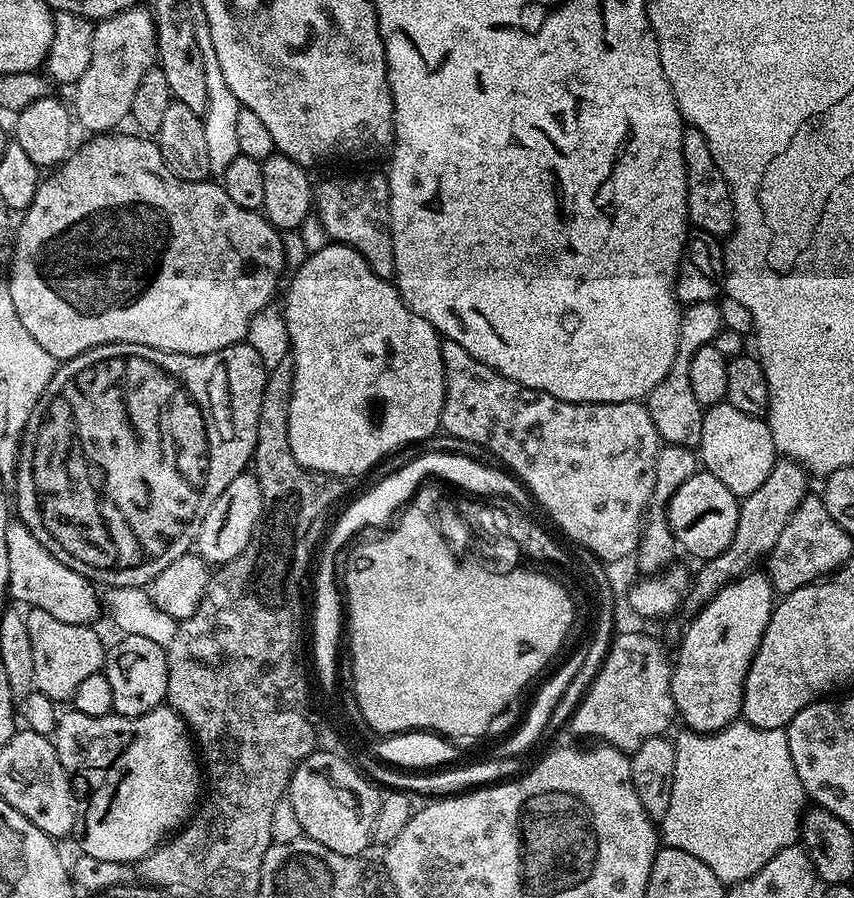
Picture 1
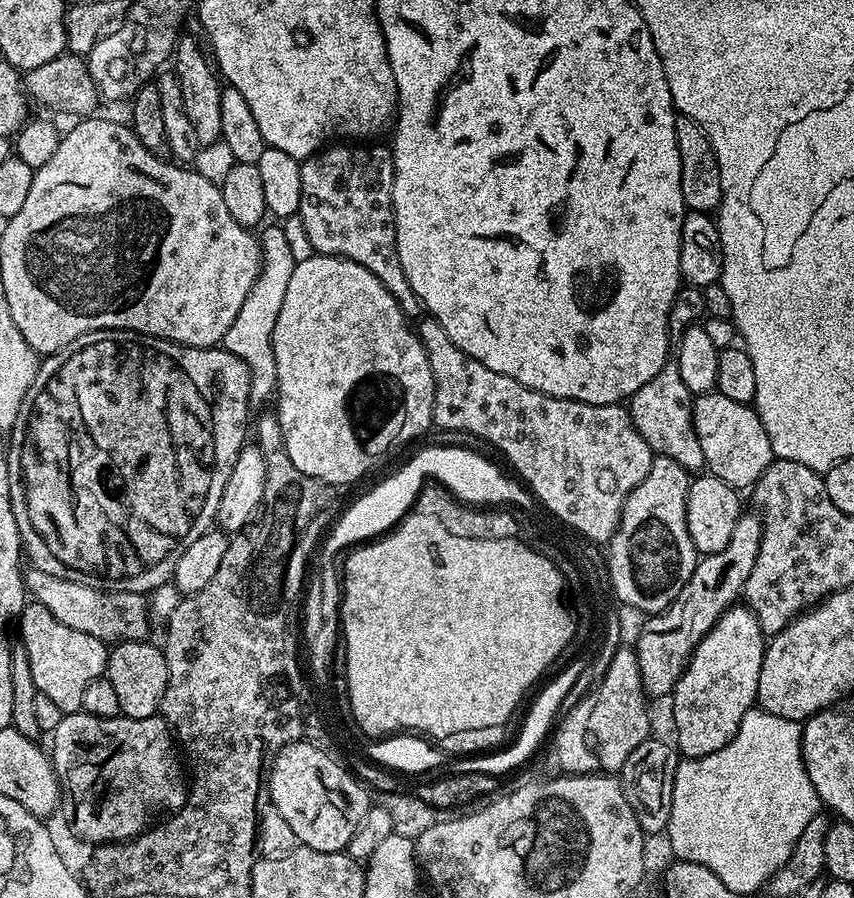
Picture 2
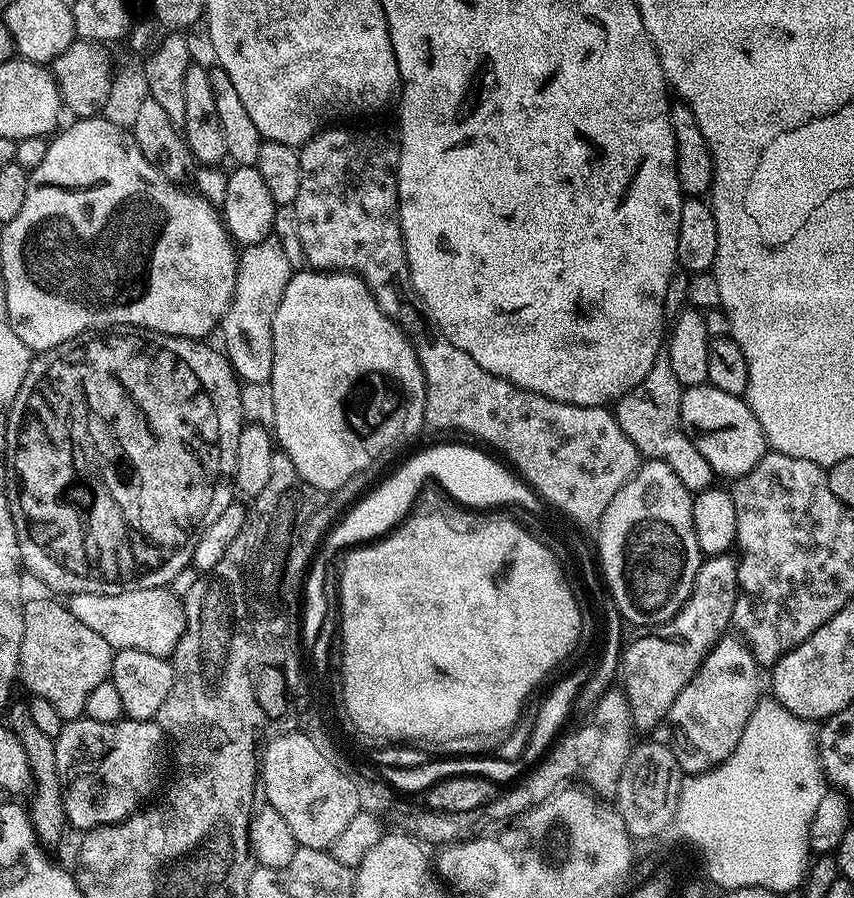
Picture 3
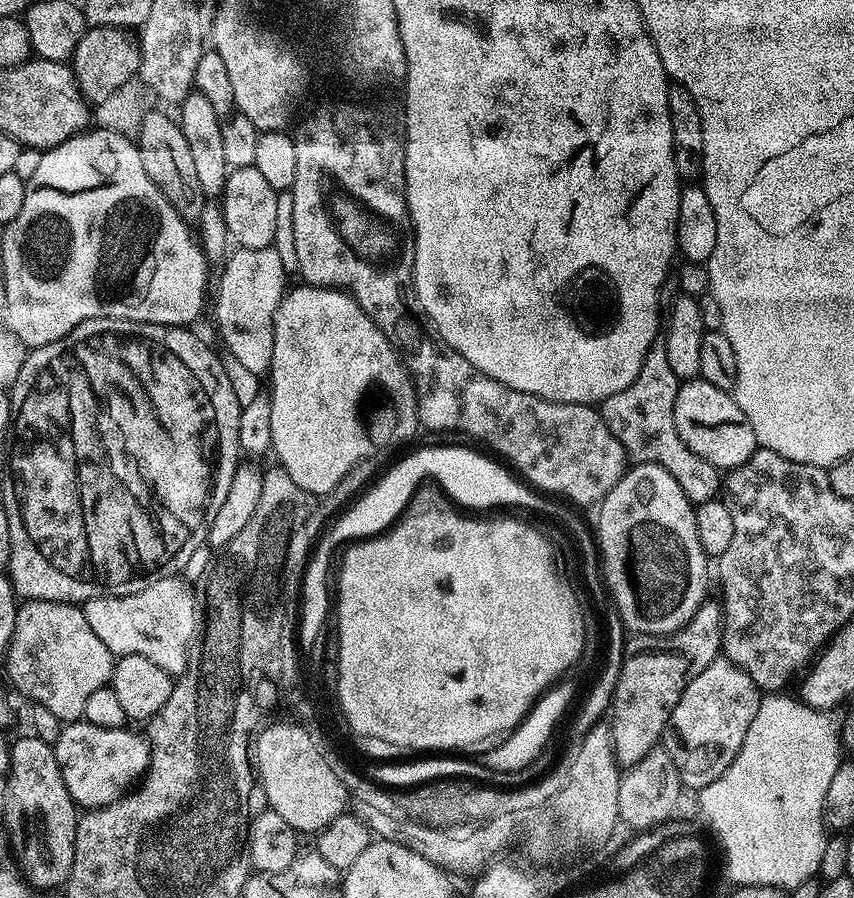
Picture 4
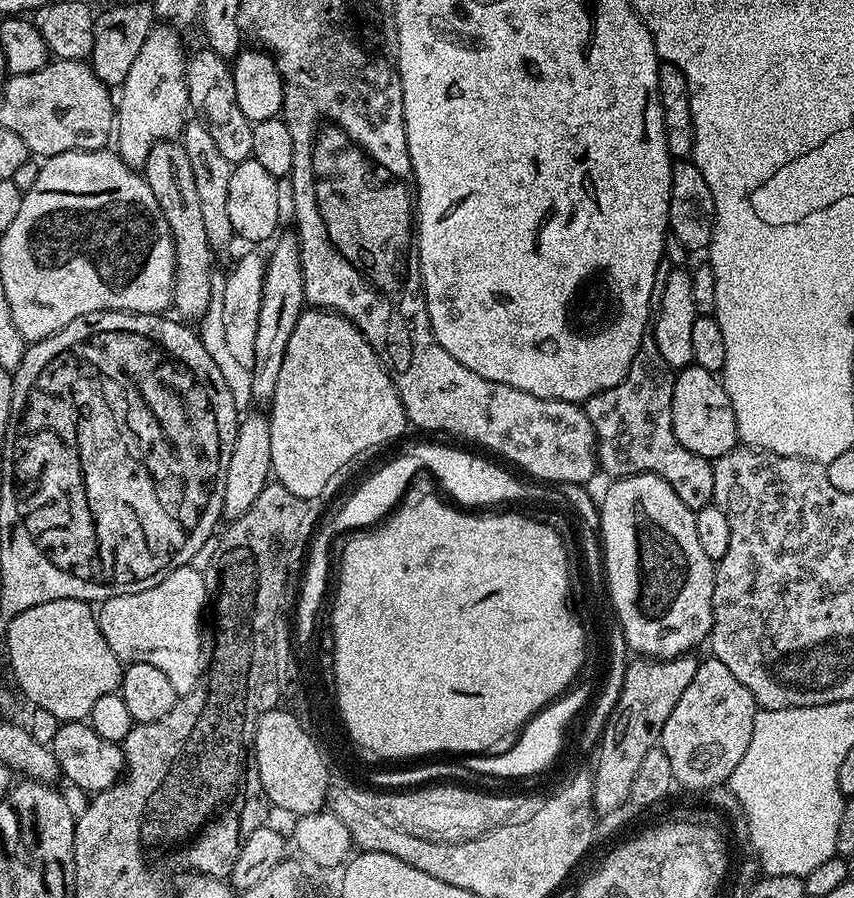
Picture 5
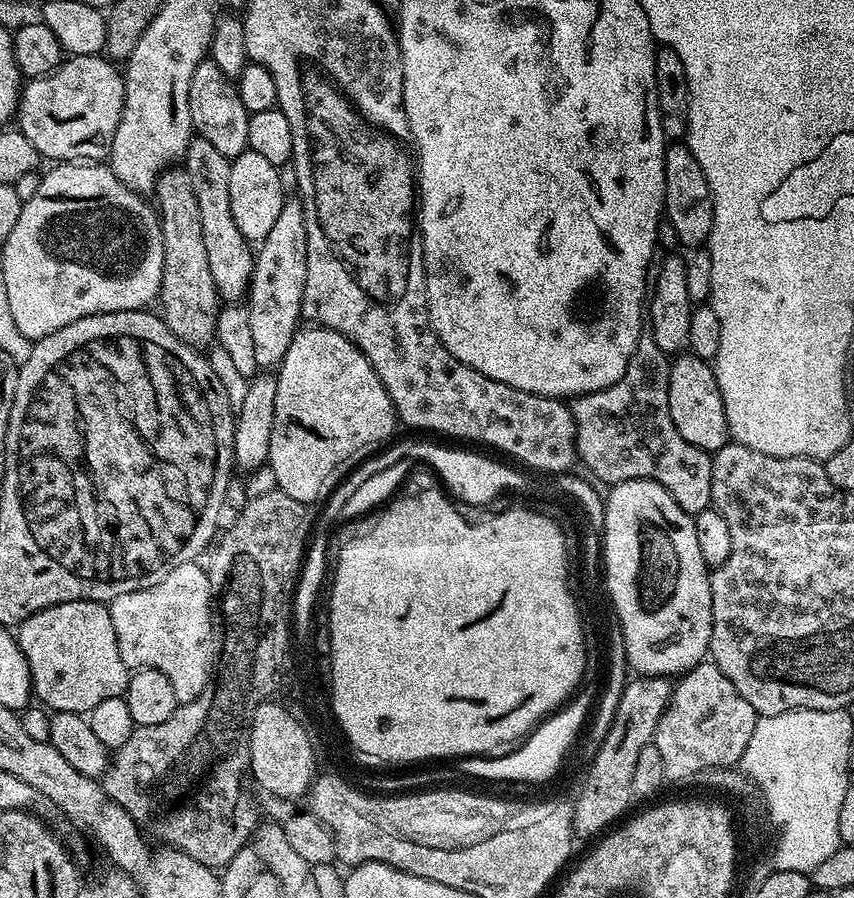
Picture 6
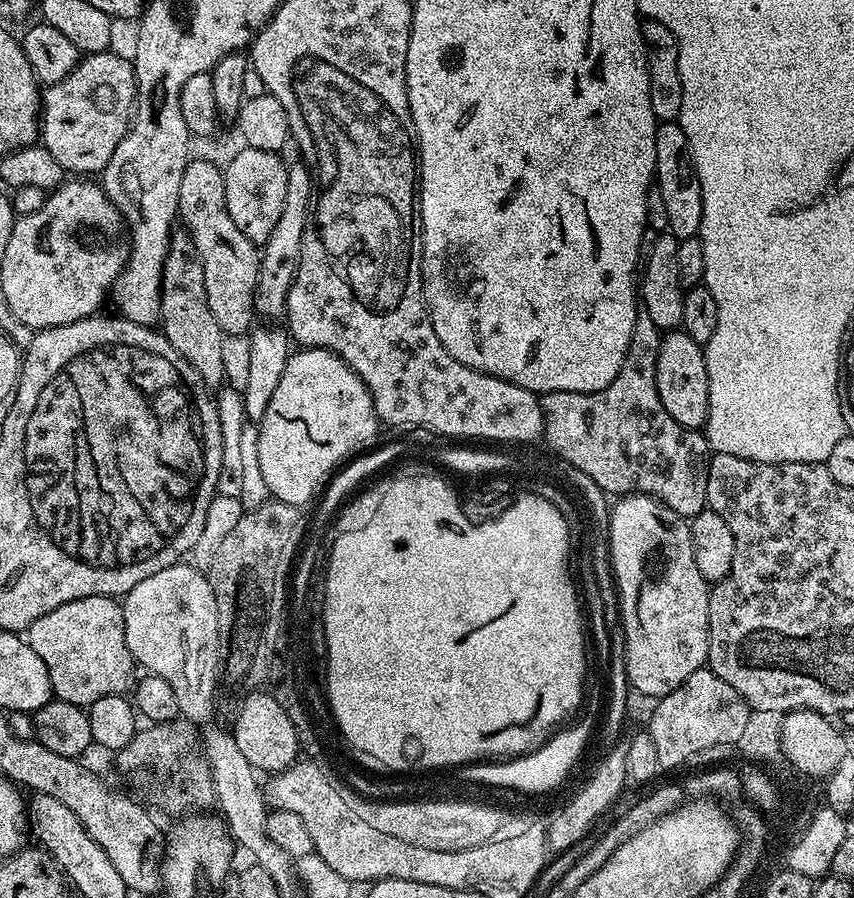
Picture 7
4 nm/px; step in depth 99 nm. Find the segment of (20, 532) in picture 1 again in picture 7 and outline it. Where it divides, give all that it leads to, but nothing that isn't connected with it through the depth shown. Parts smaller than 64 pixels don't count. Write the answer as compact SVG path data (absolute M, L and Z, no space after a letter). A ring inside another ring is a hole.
M188 562L171 564L150 578L142 578L134 590L122 597L124 625L126 626L126 646L133 661L145 673L166 678L174 698L178 698L178 710L183 719L193 725L201 726L212 716L212 703L218 697L216 680L213 677L213 663L216 656L216 619L214 591L211 590L209 577L198 569L191 568Z

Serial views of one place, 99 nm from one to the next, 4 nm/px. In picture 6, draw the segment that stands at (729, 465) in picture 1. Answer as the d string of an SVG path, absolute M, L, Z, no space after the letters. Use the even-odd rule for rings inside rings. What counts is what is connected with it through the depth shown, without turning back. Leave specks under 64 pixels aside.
M680 354L668 366L668 405L670 418L686 438L694 446L706 453L717 452L721 446L729 443L726 410L722 402L722 394L718 390L718 382L713 365L707 360L691 354Z

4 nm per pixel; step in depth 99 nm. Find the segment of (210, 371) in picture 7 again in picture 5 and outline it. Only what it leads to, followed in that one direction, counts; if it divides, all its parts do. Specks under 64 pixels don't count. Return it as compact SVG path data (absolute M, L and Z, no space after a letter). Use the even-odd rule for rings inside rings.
M176 140L158 142L146 158L142 175L150 190L154 190L154 198L158 198L158 206L162 206L162 214L166 218L174 242L176 269L171 307L176 308L175 315L181 321L199 321L201 316L206 314L210 299L214 249L206 238L206 225L202 218L198 189L194 187L194 170L190 166L190 158L186 154L183 143Z

